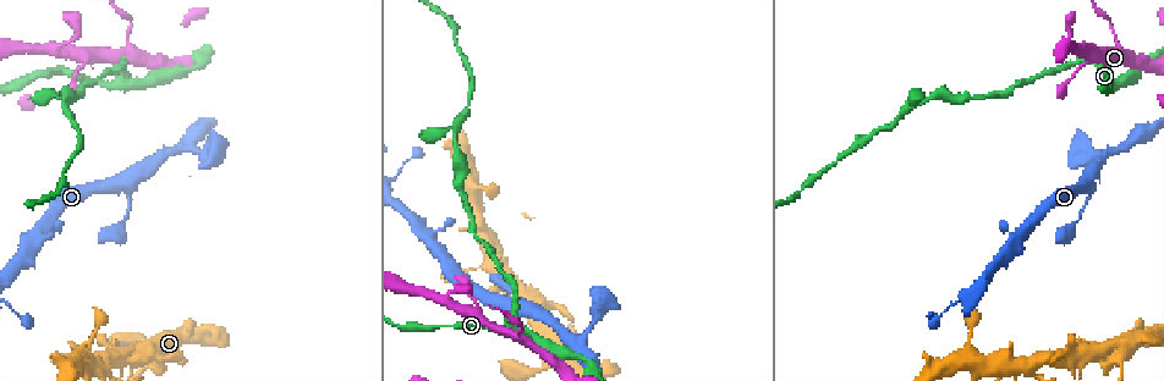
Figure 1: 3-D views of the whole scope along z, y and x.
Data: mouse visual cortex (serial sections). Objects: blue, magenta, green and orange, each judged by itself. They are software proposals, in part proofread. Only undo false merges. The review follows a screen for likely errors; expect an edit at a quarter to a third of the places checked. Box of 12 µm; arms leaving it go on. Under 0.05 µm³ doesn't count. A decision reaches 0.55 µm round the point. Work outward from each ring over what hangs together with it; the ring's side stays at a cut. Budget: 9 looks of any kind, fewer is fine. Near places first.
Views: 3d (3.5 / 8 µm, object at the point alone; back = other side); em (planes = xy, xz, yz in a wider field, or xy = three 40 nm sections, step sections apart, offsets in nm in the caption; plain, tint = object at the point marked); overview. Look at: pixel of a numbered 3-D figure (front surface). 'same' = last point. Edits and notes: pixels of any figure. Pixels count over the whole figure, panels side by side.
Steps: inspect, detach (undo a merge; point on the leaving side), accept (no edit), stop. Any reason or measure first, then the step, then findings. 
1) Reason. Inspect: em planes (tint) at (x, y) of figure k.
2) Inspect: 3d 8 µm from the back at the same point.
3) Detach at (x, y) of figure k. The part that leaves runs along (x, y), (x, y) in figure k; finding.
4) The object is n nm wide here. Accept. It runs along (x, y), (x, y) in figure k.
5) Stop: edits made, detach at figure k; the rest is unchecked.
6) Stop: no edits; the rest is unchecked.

Thin neck. Inspect: 3d 3.5 µm at (523, 328) of figure 1.

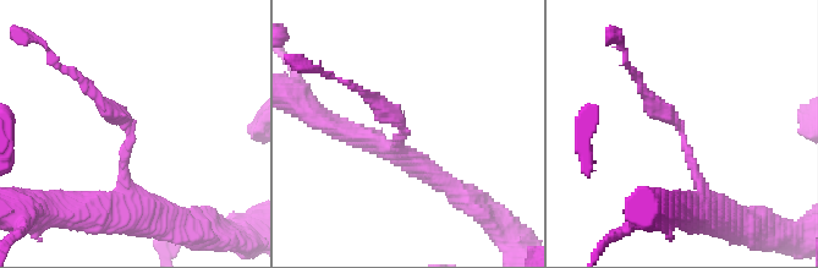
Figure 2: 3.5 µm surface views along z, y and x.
The arms are 150, 200 nm wide; shape alone is not enough. Inspect: em planes (tint) at (399, 130) of figure 2.

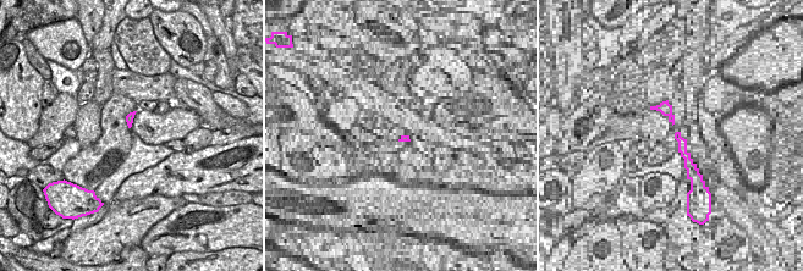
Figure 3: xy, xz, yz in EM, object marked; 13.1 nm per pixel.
Detach at (128, 121) of figure 2. The part that leaves runs along (124, 158), (127, 121), (78, 76) in figure 2; two cells meet here.

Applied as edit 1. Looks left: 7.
Redraw. Inspect: overview.

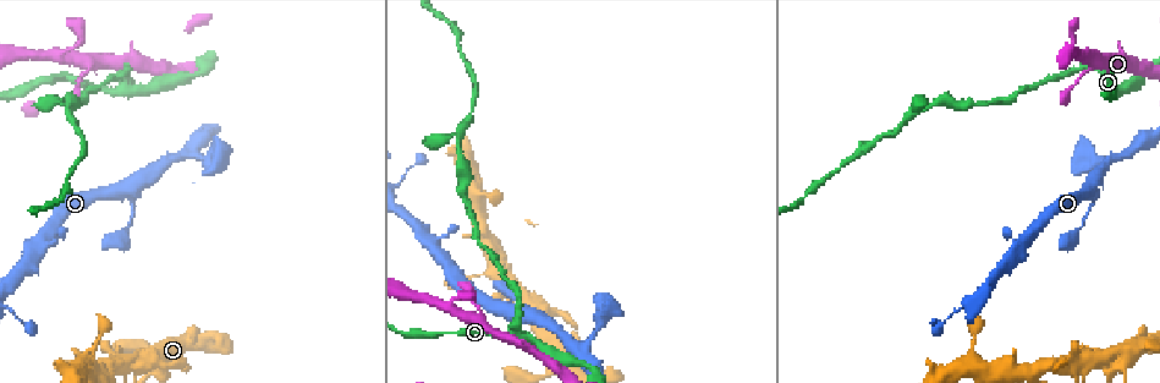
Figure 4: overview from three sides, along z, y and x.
Sharp bend. Inspect: 3d 3.5 µm at (515, 333) of figure 4.

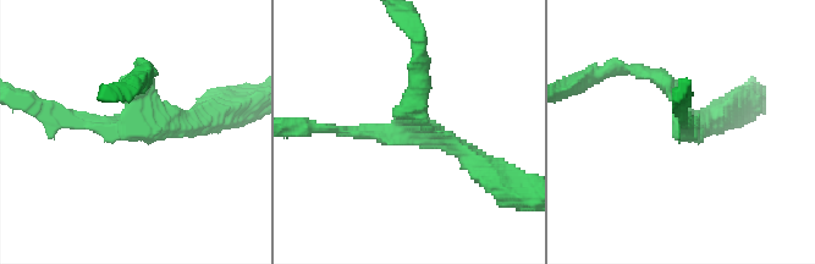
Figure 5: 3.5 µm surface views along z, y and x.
Inspect: em planes (tint) at (675, 123) of figure 5.

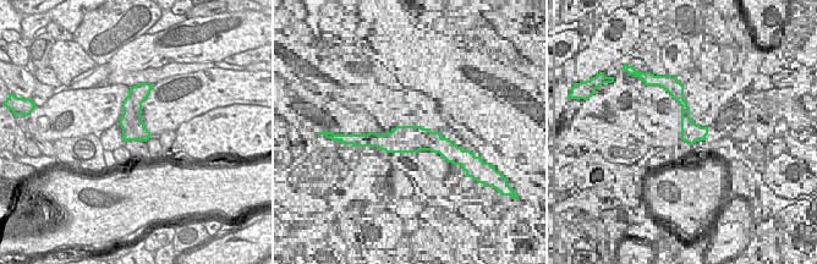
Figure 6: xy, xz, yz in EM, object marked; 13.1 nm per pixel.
The arms are 150, 200, 250 nm wide. Accept. It runs along (53, 119), (128, 126), (147, 70) in figure 5; continuous, no second cell.

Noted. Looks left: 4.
Three-way junction. Inspect: em xy step 3 (tint) at (458, 135) of figure 4.

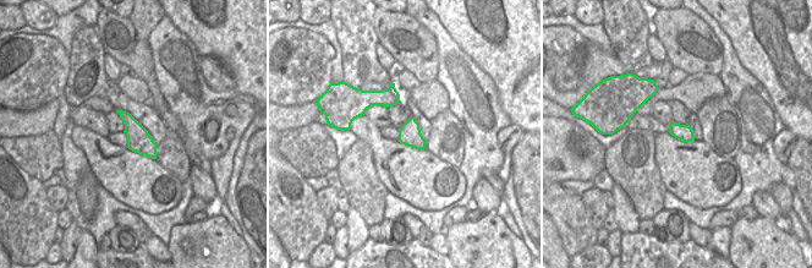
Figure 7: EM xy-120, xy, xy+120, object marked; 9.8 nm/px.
Wider look. Inspect: 3d 3.5 µm from the back at the same point.

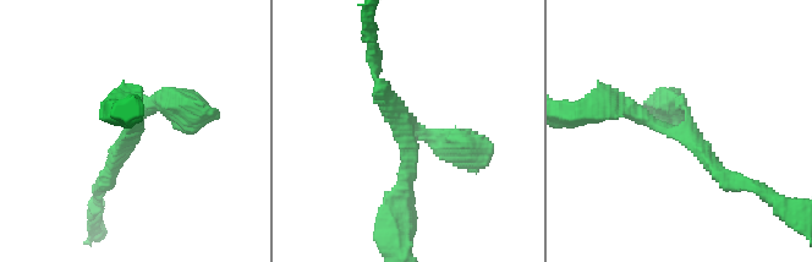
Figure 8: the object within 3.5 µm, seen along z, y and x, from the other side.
The object is 220 nm wide here. Accept. It runs along (616, 103), (685, 134), (739, 183) in figure 8; all the same cell.

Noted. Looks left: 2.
Side arm on a straight run. Inspect: 3d 3.5 µm from the back at (1093, 192) of figure 4.

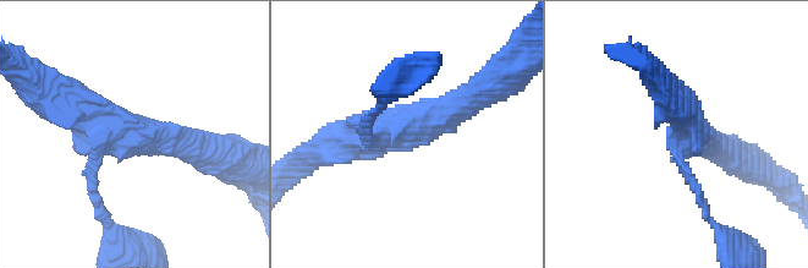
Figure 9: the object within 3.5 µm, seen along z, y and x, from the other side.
3 arms meet here; the arms are 150, 400, 500 nm wide; need the tissue. Inspect: em xy step 2 (tint) at (391, 127) of figure 9.

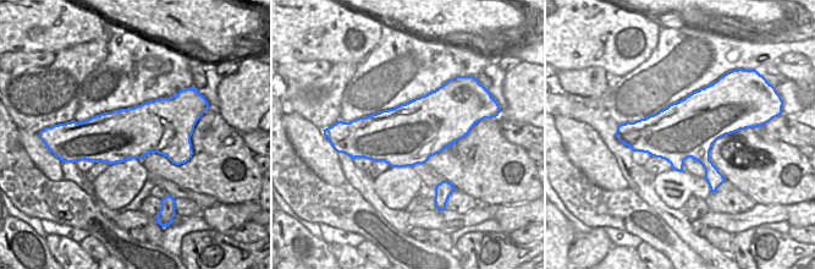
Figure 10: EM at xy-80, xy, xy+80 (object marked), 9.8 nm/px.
Accept. One cell here.

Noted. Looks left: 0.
Stop: edits made, detach at figure 2; the rest is unchecked.

